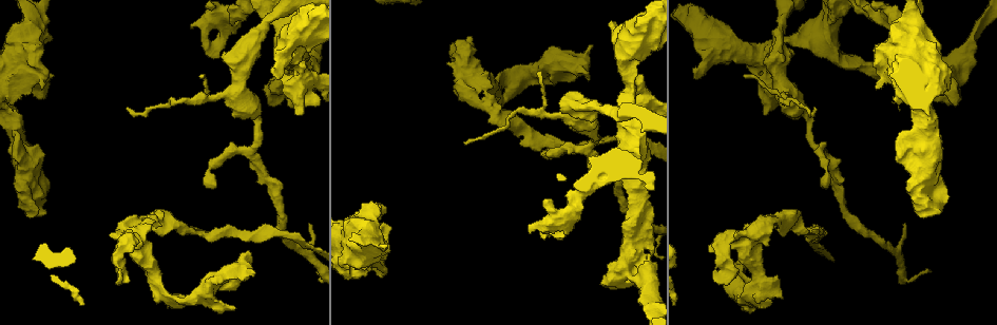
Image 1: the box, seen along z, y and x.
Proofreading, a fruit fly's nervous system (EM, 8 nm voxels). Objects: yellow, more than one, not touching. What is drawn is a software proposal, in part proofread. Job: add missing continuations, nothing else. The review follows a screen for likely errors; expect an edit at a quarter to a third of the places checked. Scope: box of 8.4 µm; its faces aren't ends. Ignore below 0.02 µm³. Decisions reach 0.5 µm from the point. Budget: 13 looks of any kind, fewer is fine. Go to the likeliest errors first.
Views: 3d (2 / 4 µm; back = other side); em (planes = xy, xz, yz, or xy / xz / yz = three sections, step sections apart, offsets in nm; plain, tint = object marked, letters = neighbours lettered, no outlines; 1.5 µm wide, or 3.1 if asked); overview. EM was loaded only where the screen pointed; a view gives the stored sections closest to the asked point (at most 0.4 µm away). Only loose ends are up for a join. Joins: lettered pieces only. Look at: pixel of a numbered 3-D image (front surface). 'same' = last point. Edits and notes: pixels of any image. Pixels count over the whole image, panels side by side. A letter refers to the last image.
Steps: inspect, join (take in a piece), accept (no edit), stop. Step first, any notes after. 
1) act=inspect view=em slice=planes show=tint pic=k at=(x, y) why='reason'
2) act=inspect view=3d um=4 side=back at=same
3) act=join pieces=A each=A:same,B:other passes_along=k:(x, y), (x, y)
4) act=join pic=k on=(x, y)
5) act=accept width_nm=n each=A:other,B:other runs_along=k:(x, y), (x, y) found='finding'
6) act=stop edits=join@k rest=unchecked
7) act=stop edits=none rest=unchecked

act=inspect view=3d um=2 side=back pic=1 at=(40, 87) why='an open end'

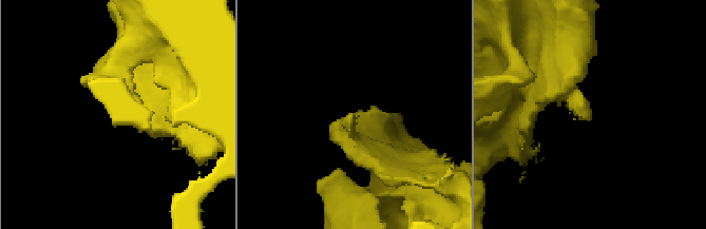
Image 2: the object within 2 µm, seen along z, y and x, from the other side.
act=inspect view=em slice=planes show=letters pic=2 at=(350, 117) why='now the EM'

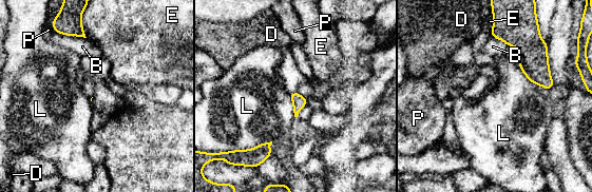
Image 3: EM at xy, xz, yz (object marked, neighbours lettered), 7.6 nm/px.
act=accept each=B:other,D:other,E:other,L:other,P:other border=3:(516, 62), (522, 73), (535, 84) found='no lettered piece goes on from it'

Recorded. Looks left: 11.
act=inspect view=3d um=4 pic=1 at=(712, 278)

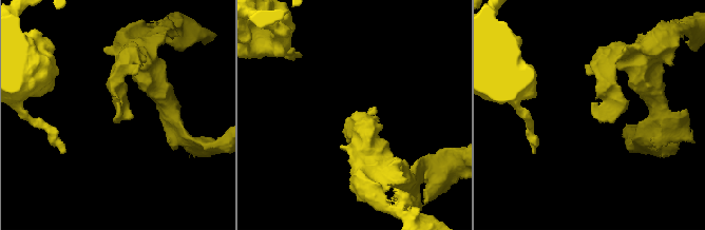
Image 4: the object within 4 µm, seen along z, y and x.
act=inspect view=em slice=xy step=8 show=letters pic=4 at=(592, 108) why='shape alone is not enough'

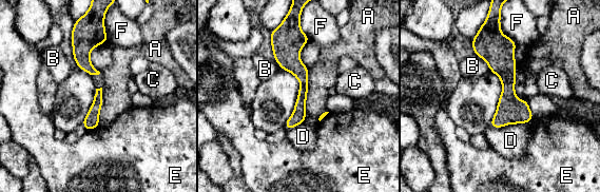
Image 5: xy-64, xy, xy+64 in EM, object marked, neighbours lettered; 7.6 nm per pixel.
act=inspect view=em slice=yz step=4 show=letters at=same why='another direction'

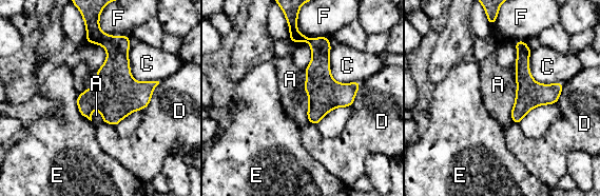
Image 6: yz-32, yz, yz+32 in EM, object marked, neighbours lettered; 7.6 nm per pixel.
act=accept each=A:other,C:other,D:other,E:other,F:other border=6:(77, 95), (78, 111), (91, 121) found='none of them fits'

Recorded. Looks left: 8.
act=inspect view=em slice=planes show=tint pic=1 at=(249, 250) why='thick end'

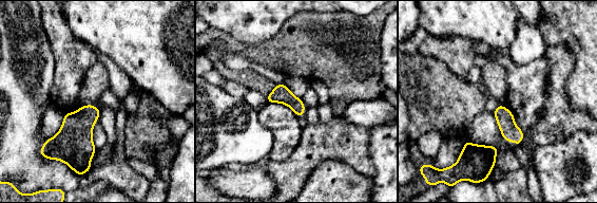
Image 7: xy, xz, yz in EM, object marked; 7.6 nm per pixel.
act=inspect view=em slice=planes show=letters at=same

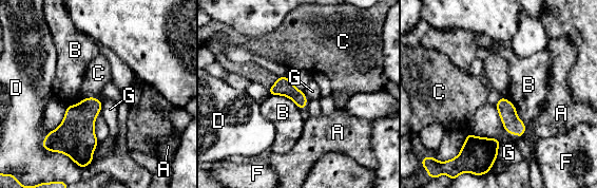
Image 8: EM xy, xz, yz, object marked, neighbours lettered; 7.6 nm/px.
act=accept each=A:other,B:other,C:other,D:other,F:other,G:other border=8:(278, 76), (268, 89) found='no lettered piece goes on from it'

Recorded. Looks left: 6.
act=inspect view=em slice=yz step=4 show=letters pic=1 at=(191, 24) why='branch stops here'

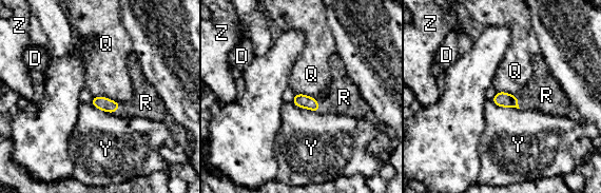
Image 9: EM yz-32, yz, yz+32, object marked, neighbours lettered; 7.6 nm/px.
act=join pieces=R each=D:other,Q:other,R:same,Y:other,Z:other found='it goes on there'

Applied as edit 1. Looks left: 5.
act=inspect view=em slice=planes show=letters pic=1 at=(464, 142)

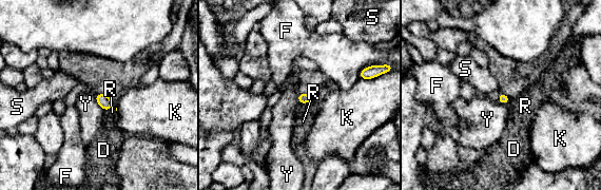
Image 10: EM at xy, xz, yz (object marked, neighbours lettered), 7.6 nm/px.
act=accept width_nm=70 each=D:other,F:other,K:other,R:other,S:other,Y:other border=10:(94, 94), (95, 100), (104, 110) found='no lettered piece goes on from it'

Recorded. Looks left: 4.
act=stop edits=join@9 rest=unchecked

